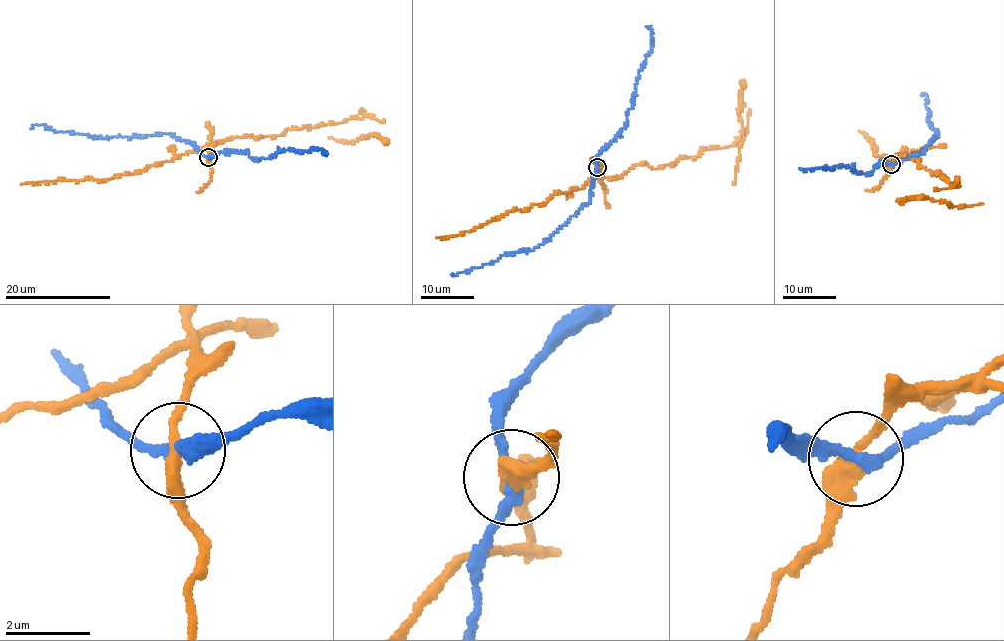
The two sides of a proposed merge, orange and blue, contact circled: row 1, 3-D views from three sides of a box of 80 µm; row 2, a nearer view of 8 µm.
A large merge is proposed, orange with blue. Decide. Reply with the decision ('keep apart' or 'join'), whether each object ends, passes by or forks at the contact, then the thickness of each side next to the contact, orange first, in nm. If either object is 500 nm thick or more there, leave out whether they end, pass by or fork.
keep apart; orange passes by; blue passes by; calibres 280 and 260 nm

